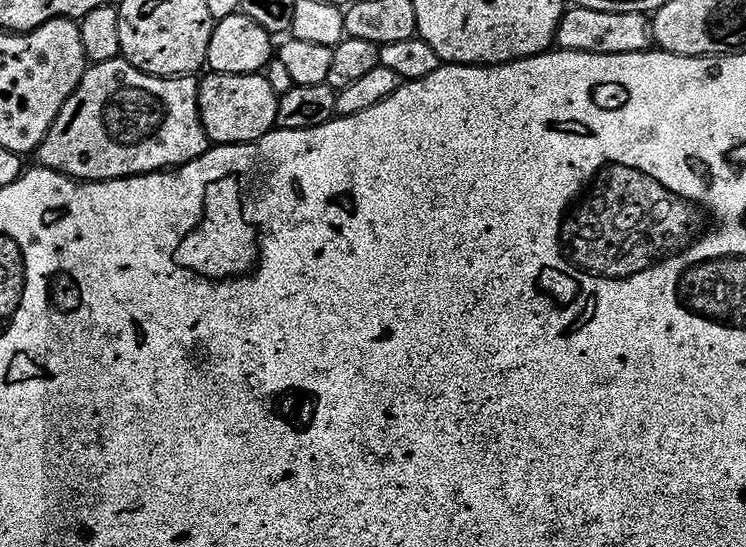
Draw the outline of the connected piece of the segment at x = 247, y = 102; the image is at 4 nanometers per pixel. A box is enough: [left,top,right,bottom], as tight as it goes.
[196,71,278,145]

